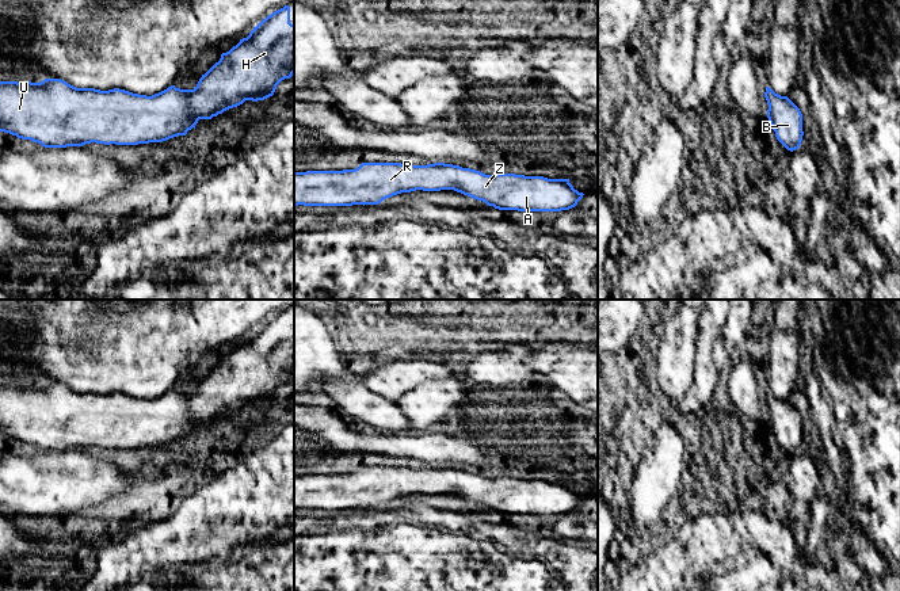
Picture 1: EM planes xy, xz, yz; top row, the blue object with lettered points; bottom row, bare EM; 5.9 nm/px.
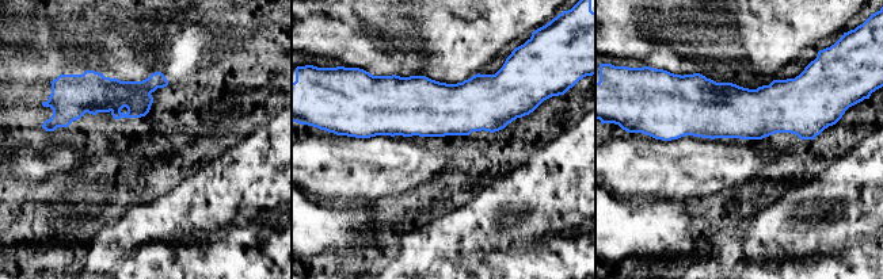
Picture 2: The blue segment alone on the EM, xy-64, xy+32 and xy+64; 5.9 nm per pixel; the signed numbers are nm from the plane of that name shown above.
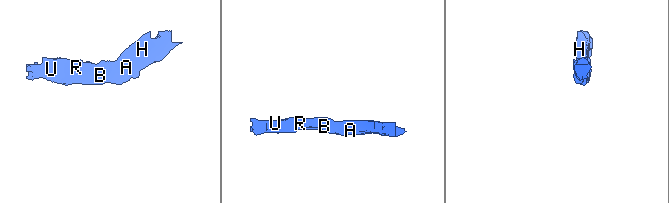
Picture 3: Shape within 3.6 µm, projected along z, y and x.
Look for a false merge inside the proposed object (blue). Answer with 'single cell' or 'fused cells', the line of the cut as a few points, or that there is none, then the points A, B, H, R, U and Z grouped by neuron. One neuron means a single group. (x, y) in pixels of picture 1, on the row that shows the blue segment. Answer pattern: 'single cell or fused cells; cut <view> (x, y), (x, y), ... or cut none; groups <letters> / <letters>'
single cell; cut none; groups A B H R U Z

